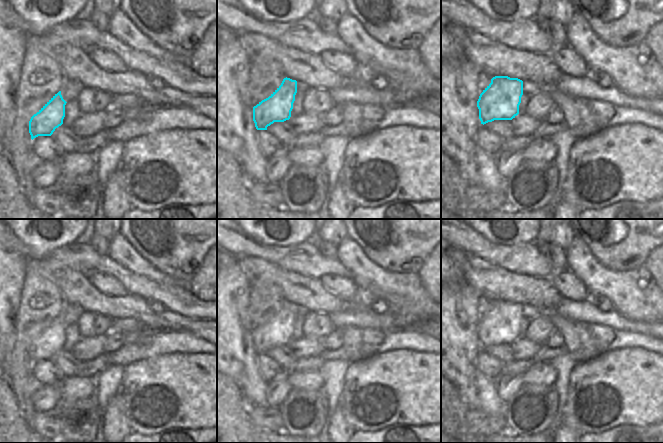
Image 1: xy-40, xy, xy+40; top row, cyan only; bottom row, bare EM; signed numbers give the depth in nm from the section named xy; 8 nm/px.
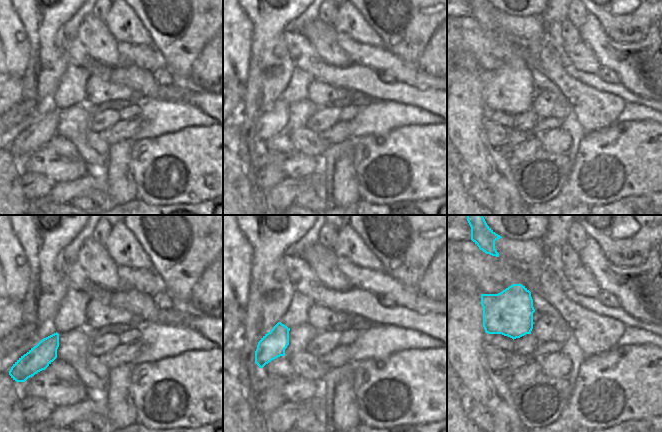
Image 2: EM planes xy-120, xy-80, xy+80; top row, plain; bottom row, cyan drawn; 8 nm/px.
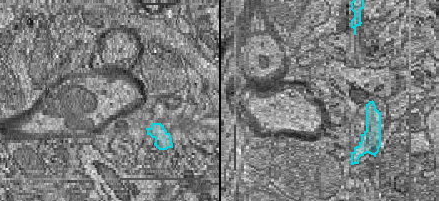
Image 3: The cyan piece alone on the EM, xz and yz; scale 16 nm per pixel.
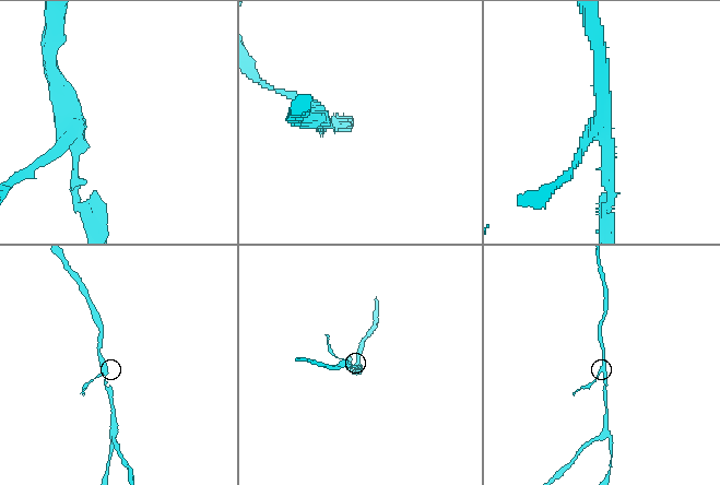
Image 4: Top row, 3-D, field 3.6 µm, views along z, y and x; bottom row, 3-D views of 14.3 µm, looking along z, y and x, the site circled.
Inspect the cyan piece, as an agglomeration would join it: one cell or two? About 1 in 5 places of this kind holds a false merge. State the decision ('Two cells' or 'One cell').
One cell

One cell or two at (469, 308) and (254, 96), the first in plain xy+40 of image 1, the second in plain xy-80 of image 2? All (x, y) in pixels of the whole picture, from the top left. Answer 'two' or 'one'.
two

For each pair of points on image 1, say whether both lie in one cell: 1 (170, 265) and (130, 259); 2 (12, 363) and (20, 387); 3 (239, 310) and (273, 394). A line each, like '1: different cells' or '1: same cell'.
1: different cells
2: same cell
3: different cells

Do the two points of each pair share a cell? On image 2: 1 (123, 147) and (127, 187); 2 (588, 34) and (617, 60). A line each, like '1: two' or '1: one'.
1: one
2: one

